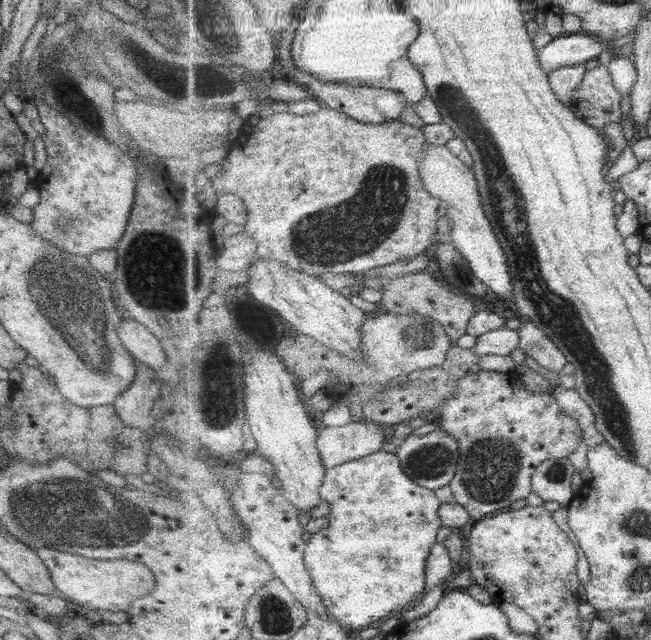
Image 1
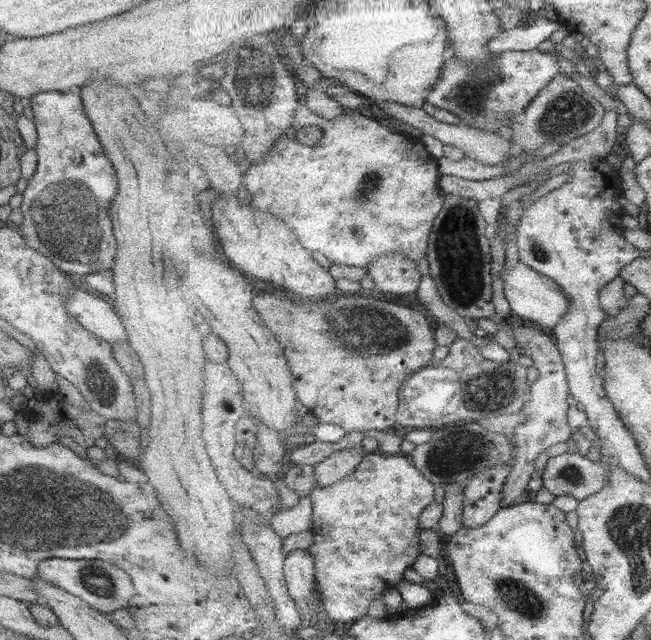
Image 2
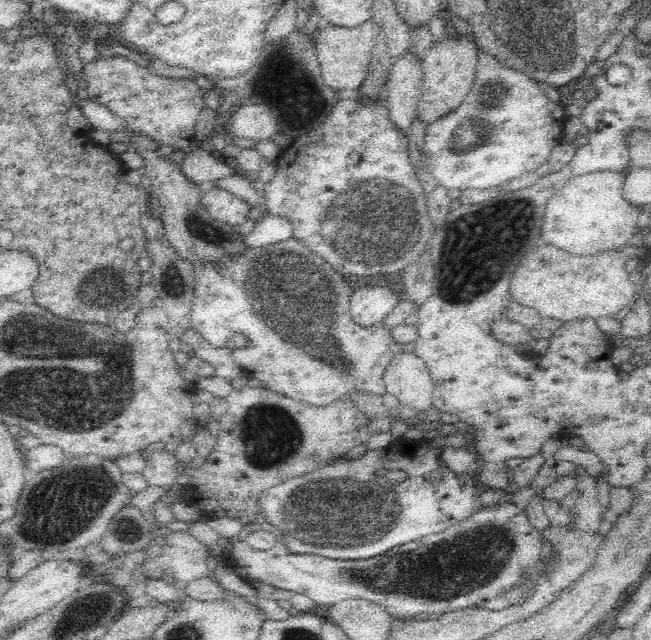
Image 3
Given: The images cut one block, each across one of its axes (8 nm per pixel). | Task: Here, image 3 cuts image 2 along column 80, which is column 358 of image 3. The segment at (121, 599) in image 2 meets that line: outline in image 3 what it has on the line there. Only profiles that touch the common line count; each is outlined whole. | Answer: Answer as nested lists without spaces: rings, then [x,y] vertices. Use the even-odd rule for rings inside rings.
[[[506,499],[496,508],[475,511],[469,518],[446,528],[443,532],[411,540],[412,542],[390,548],[387,552],[370,559],[332,560],[316,555],[294,554],[286,546],[283,534],[270,523],[244,525],[242,531],[229,538],[231,543],[229,558],[234,561],[238,569],[243,570],[248,583],[264,583],[264,585],[304,594],[313,600],[318,611],[323,612],[344,599],[364,599],[382,606],[392,618],[420,619],[476,606],[502,610],[510,604],[524,602],[526,594],[532,592],[530,585],[524,585],[519,589],[513,587],[514,584],[522,582],[522,574],[545,568],[544,545],[540,541],[540,534],[540,530],[529,523],[524,510],[514,503],[510,504]],[[260,530],[272,532],[276,536],[276,544],[270,550],[253,550],[246,543],[250,532]]]

